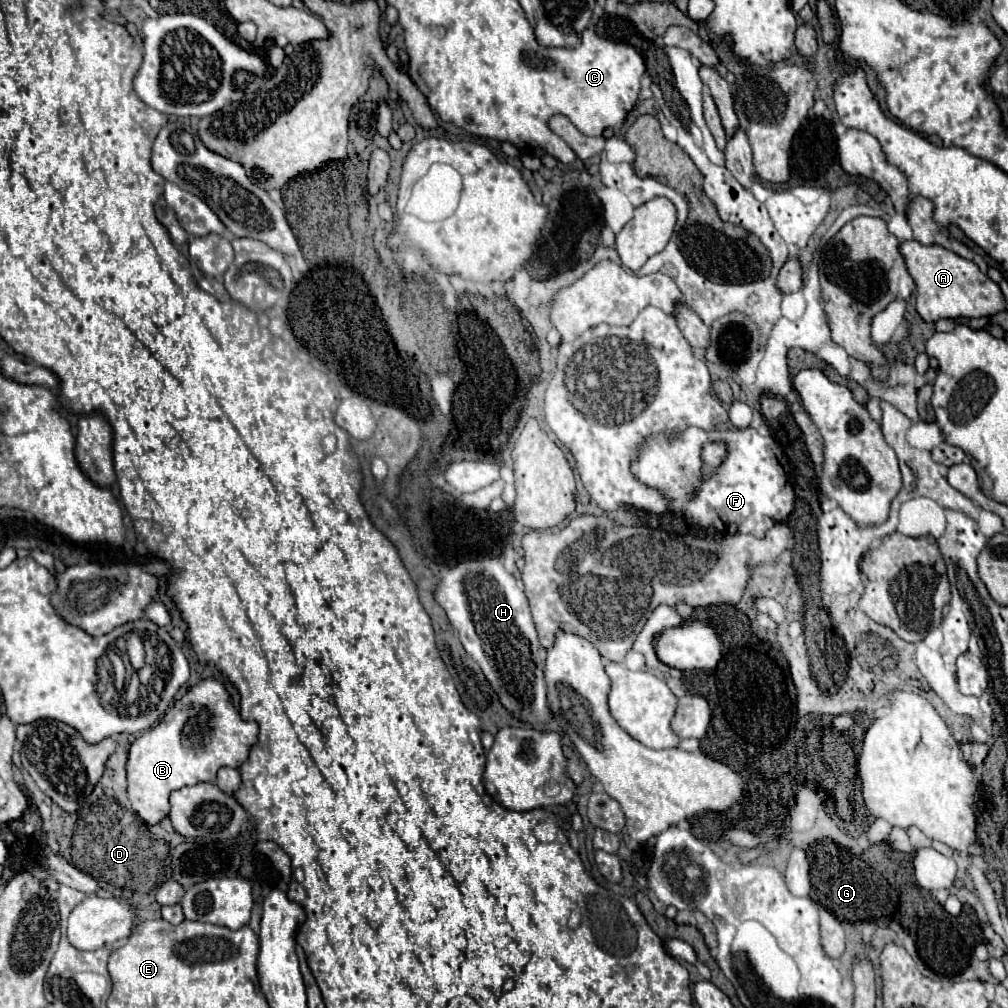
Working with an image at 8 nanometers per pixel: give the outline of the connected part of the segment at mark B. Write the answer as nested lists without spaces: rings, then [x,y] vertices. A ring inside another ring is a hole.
[[[204,679],[188,689],[164,715],[158,727],[144,731],[130,747],[128,755],[128,797],[134,811],[148,823],[160,823],[168,815],[168,795],[182,785],[202,781],[214,783],[220,767],[238,769],[258,739],[258,725],[240,719],[232,707],[226,687],[216,679]]]

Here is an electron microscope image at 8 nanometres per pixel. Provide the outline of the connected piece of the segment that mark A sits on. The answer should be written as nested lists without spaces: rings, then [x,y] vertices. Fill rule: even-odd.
[[[902,241],[900,253],[906,261],[906,269],[916,283],[916,311],[924,321],[958,319],[958,317],[988,317],[1006,311],[1006,301],[1000,287],[988,279],[972,261],[958,257],[950,249],[940,245],[922,245],[918,241]]]

